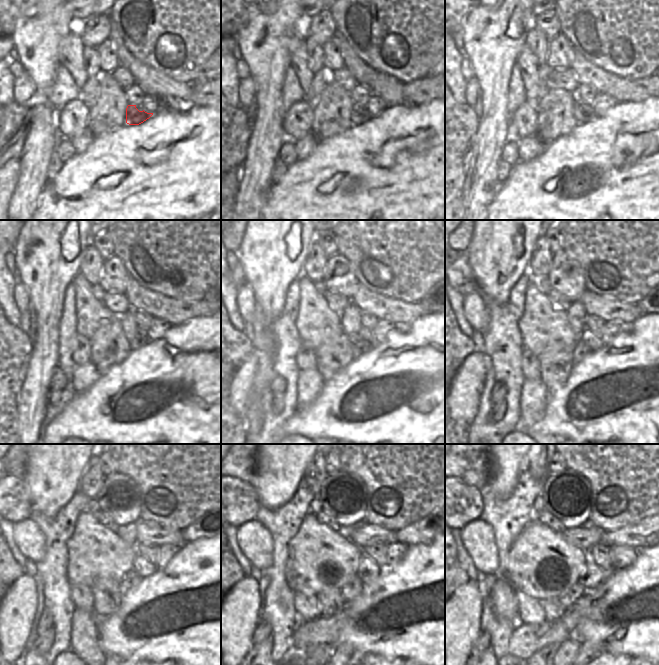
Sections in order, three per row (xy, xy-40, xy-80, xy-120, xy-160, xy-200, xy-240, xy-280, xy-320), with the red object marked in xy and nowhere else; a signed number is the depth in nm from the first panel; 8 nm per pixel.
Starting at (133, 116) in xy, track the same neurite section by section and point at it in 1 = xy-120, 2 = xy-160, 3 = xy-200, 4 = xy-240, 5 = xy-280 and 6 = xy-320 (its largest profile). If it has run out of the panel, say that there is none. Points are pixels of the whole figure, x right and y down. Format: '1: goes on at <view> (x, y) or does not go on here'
1: goes on at xy-120 (136, 337)
2: goes on at xy-160 (362, 339)
3: goes on at xy-200 (589, 341)
4: goes on at xy-240 (143, 568)
5: goes on at xy-280 (368, 571)
6: goes on at xy-320 (594, 575)

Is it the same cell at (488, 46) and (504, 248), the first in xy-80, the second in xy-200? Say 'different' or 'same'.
same

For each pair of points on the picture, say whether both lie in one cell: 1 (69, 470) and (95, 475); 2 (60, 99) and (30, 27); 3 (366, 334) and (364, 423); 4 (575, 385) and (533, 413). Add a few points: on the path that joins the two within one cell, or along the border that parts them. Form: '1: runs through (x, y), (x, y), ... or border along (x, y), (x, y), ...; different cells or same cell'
1: border along (93, 454), (82, 470), (79, 488); different cells
2: border along (59, 64), (54, 83), (48, 92), (51, 106); different cells
3: border along (378, 343), (371, 348); different cells
4: border along (549, 394), (544, 416), (534, 426); different cells

